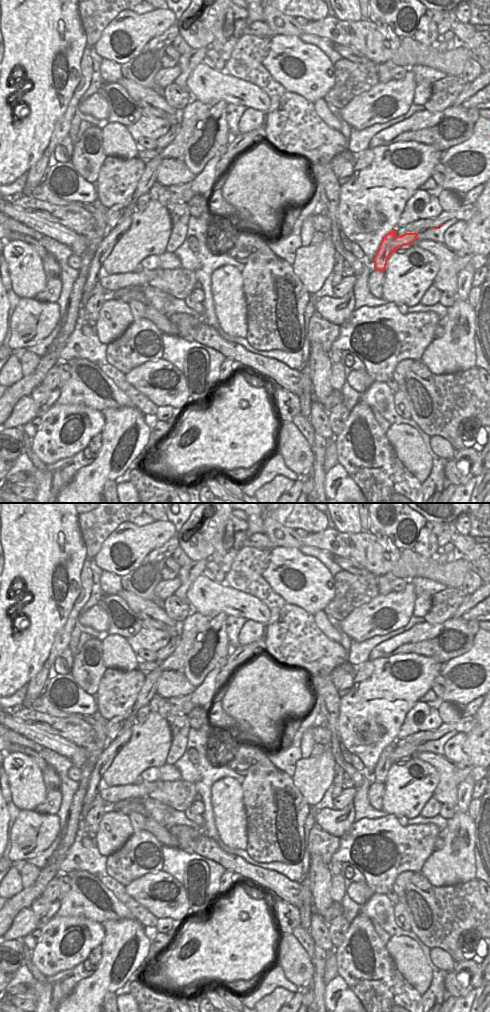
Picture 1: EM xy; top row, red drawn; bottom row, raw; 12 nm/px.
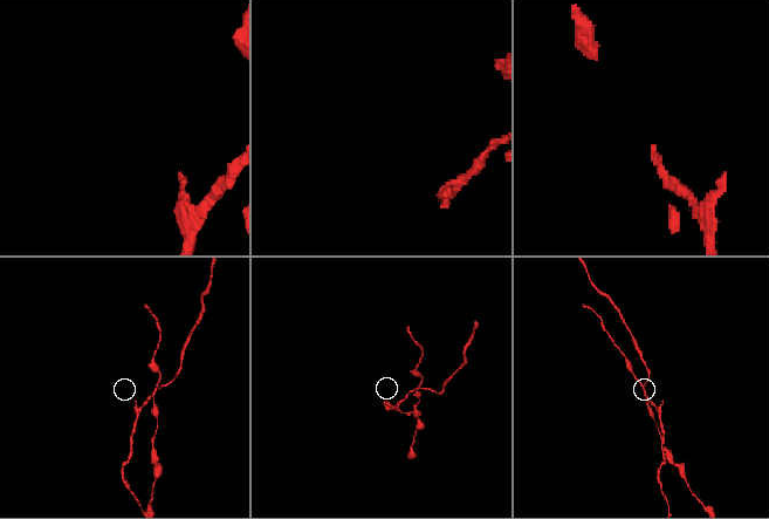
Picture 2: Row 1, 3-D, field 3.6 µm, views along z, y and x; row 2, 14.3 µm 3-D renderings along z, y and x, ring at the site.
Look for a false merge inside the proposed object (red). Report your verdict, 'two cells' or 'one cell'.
two cells

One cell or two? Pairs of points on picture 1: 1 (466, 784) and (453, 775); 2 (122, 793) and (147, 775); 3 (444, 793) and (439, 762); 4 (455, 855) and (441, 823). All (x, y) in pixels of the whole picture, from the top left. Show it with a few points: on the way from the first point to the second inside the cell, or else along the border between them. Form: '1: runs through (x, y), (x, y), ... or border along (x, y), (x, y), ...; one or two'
1: border along (471, 775), (459, 784), (456, 804); two
2: border along (143, 780), (155, 782); two
3: runs through (444, 785), (444, 770); one
4: border along (447, 820), (447, 834), (444, 839); two

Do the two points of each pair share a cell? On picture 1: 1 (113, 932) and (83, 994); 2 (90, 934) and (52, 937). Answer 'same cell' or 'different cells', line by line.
1: same cell
2: same cell

